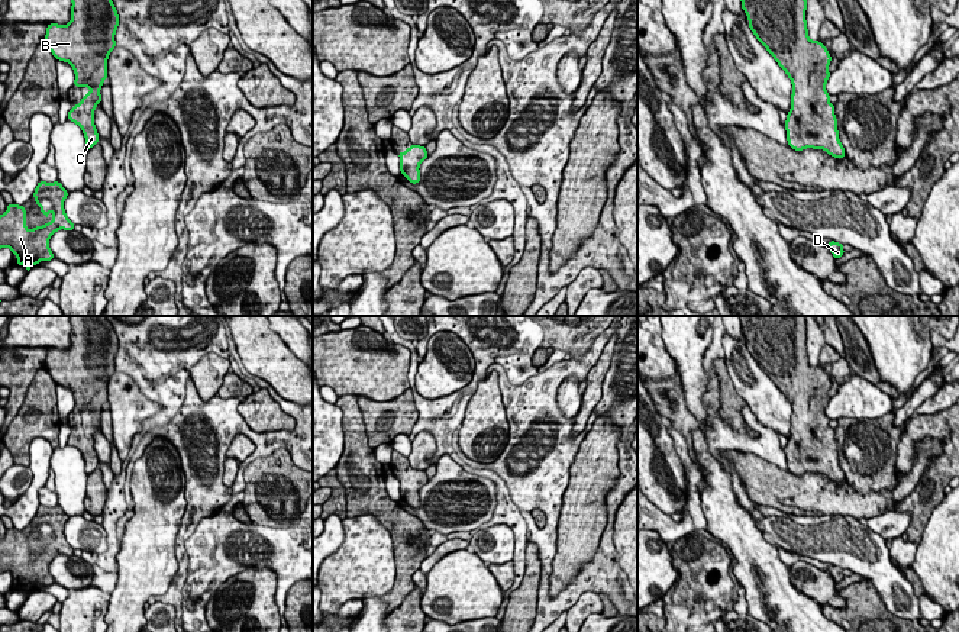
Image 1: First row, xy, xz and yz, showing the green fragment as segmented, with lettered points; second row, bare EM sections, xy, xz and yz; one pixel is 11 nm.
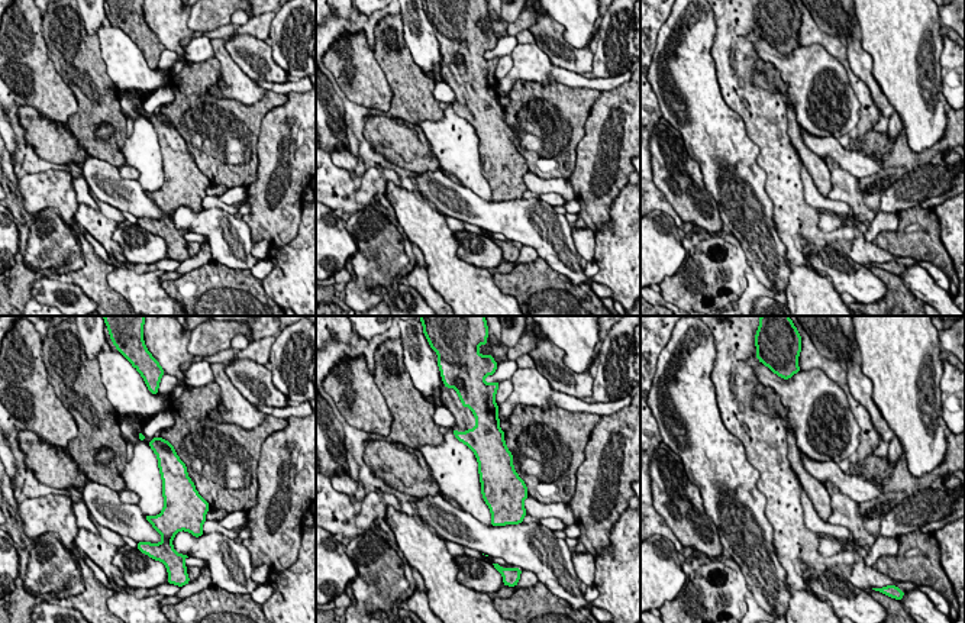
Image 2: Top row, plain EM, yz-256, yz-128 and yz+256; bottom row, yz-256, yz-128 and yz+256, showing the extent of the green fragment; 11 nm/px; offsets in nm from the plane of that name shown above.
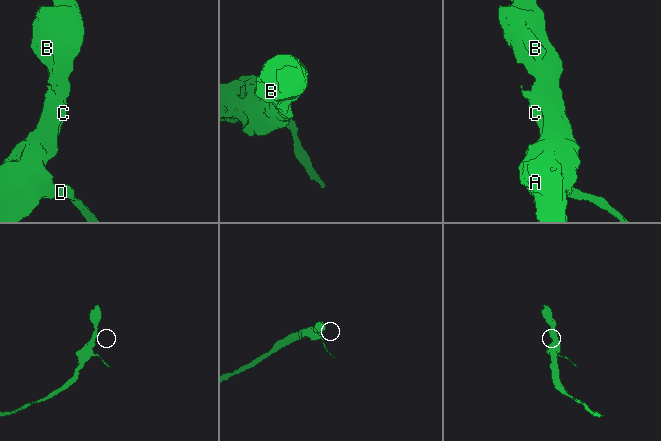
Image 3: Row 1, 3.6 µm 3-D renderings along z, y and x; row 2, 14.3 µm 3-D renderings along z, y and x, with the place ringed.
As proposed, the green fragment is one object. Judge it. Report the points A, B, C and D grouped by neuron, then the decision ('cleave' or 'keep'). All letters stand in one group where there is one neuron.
groups A B C D; keep

